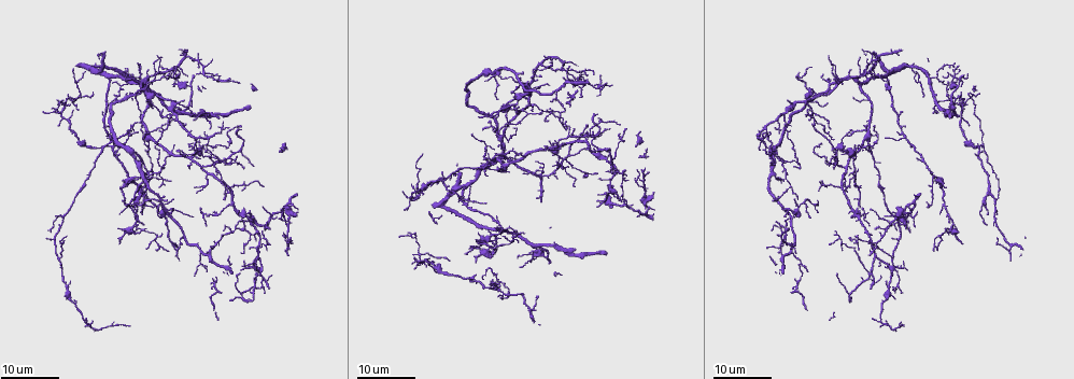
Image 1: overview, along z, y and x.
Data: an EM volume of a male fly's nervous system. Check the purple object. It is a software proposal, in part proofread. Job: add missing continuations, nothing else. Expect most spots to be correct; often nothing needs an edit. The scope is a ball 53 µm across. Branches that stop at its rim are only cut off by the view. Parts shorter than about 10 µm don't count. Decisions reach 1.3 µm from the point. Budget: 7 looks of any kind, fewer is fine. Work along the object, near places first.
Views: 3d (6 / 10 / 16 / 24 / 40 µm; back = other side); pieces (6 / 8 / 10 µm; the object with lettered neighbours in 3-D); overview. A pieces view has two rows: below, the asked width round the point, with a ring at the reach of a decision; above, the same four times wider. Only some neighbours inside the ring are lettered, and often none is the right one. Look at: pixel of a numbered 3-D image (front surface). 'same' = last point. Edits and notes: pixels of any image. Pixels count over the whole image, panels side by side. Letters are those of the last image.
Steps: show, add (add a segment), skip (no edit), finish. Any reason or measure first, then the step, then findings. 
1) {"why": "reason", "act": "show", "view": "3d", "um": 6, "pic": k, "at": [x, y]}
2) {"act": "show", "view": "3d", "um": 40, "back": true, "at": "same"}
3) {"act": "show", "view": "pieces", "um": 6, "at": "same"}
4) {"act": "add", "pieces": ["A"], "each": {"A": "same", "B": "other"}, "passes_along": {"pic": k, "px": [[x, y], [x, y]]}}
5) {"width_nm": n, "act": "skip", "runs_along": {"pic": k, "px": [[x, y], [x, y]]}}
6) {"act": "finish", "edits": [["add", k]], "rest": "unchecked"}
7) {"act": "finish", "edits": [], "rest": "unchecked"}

{"why": "free end", "act": "show", "view": "3d", "um": 24, "pic": 1, "at": [118, 242]}

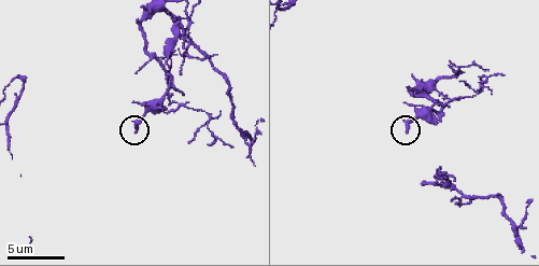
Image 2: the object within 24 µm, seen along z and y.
{"act": "show", "view": "pieces", "um": 6, "pic": 2, "at": [407, 132]}

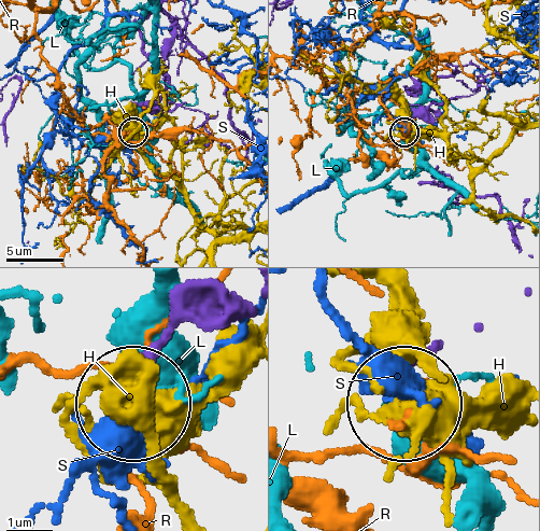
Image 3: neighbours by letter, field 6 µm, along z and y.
{"act": "skip", "each": {"H": "other", "L": "other", "R": "other", "S": "other"}, "found": "none of them fits"}

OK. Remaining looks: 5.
{"why": "free end", "act": "show", "view": "3d", "um": 16, "pic": 1, "at": [598, 199]}

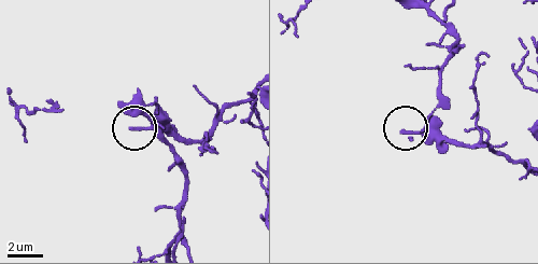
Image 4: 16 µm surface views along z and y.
{"act": "show", "view": "pieces", "um": 6, "pic": 4, "at": [402, 130]}

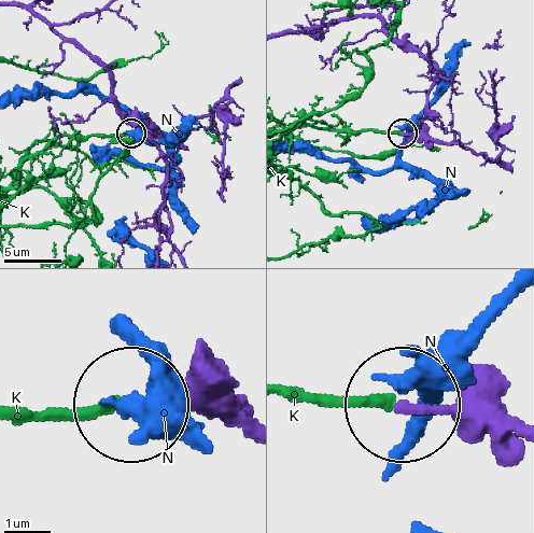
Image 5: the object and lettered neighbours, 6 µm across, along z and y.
{"width_nm": 200, "act": "skip", "each": {"K": "other", "N": "other"}, "runs_along": {"pic": 5, "px": [[513, 435], [444, 408], [402, 408]]}, "found": "none of them fits"}

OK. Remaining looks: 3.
{"why": "thin end", "act": "show", "view": "3d", "um": 16, "pic": 1, "at": [143, 138]}

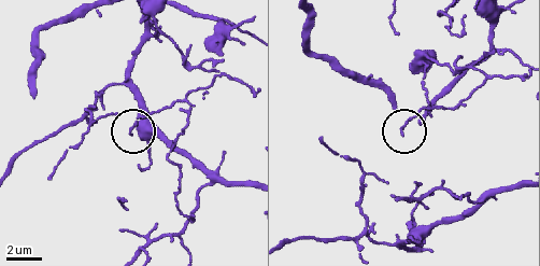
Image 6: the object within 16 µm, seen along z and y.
{"why": "see the neighbours", "act": "show", "view": "pieces", "um": 6, "pic": 6, "at": [402, 135]}

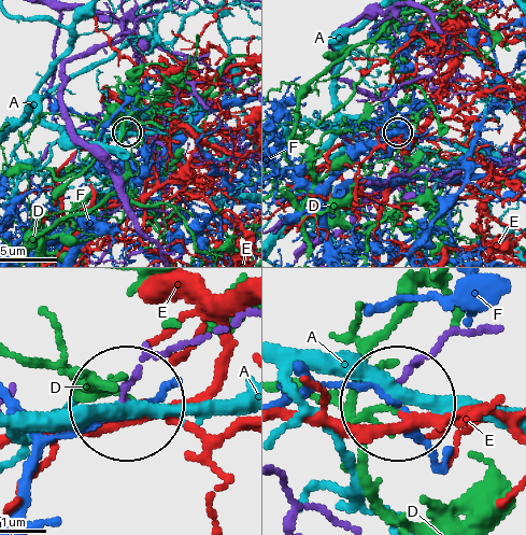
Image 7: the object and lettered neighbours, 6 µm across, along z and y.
{"act": "skip", "each": {"A": "other", "D": "other", "E": "other", "F": "other"}, "runs_along": {"pic": 7, "px": [[459, 329], [425, 353], [401, 395]]}, "found": "none of them fits"}

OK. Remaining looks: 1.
{"act": "finish", "edits": [], "rest": "unchecked"}

